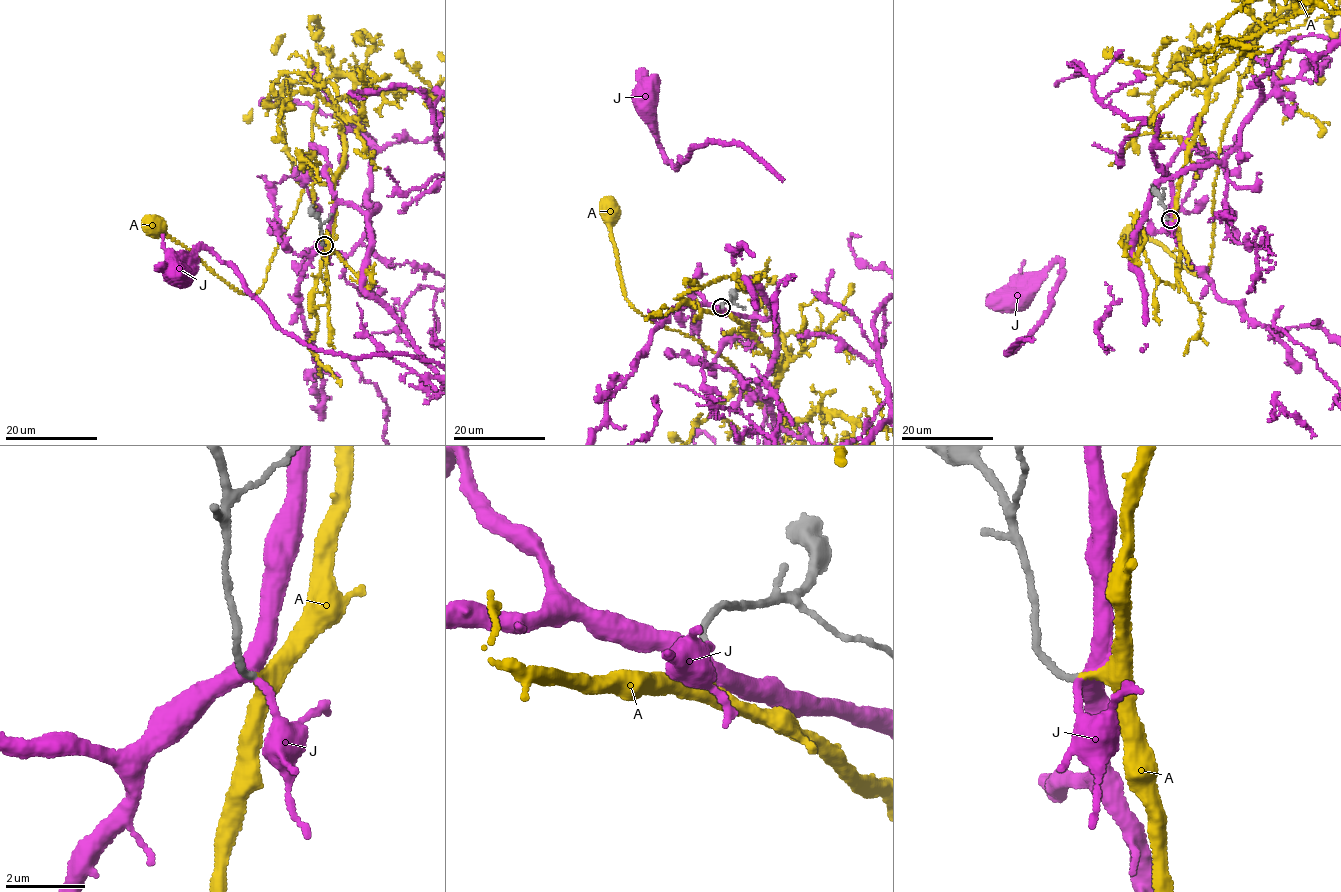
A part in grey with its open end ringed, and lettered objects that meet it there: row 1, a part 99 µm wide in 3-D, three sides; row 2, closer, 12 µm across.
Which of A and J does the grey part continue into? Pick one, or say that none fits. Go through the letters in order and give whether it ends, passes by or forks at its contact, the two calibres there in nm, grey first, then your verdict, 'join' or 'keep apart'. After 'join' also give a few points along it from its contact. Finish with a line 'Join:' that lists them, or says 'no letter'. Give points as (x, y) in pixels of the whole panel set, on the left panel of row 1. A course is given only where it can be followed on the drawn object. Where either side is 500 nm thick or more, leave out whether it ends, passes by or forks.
A: it ends; calibres 160 and 240 nm; join; course (325, 246), (347, 76), (319, 86), (303, 188), (261, 289), (245, 294), (156, 229)
J: it forks; calibres 160 and 360 nm; keep apart
Join: A

